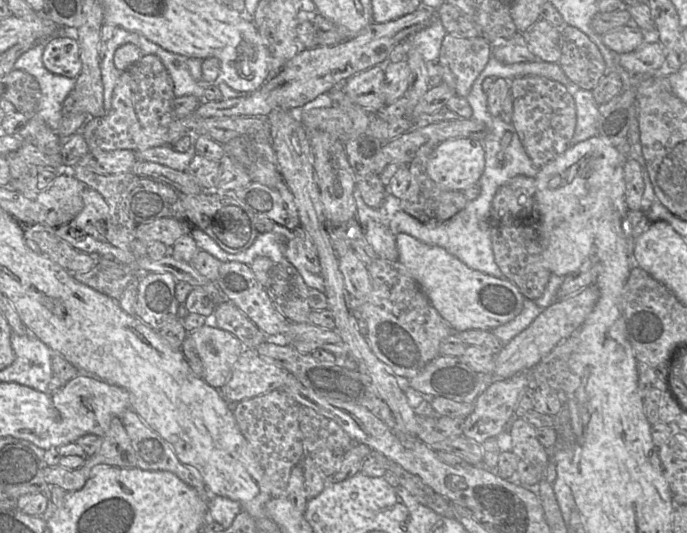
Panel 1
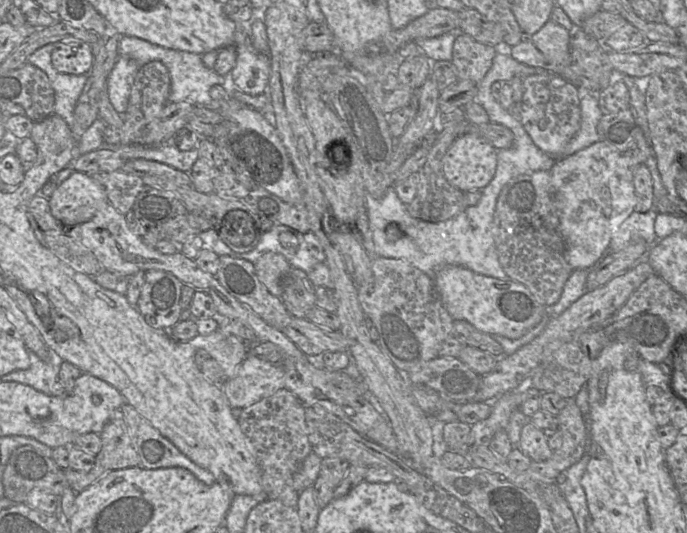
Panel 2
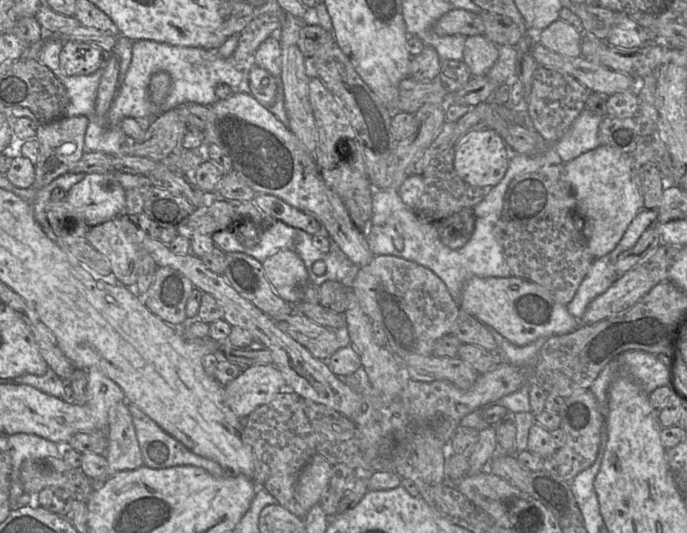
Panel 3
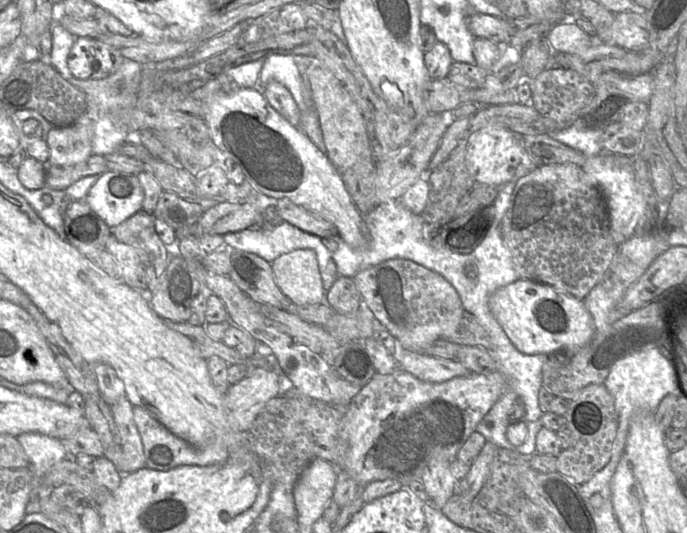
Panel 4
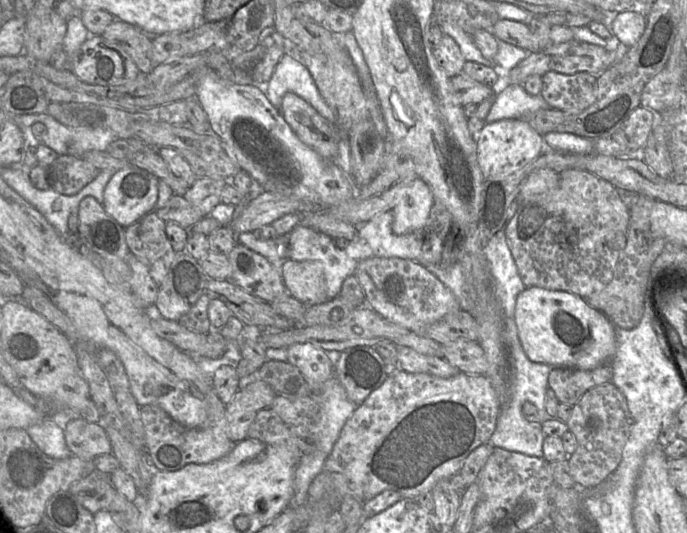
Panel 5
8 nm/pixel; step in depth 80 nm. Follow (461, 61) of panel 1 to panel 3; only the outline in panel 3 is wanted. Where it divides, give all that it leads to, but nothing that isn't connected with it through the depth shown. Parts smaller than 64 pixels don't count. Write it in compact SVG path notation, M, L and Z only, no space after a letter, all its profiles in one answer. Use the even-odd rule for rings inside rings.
M484 36L466 38L463 62L469 67L473 77L485 76L499 57L499 47Z

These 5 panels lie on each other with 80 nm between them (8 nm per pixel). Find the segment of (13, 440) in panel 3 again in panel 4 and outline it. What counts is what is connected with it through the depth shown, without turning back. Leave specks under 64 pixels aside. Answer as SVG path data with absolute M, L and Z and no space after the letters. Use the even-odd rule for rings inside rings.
M24 432L17 436L40 481L43 473L68 456L60 439L36 432Z

